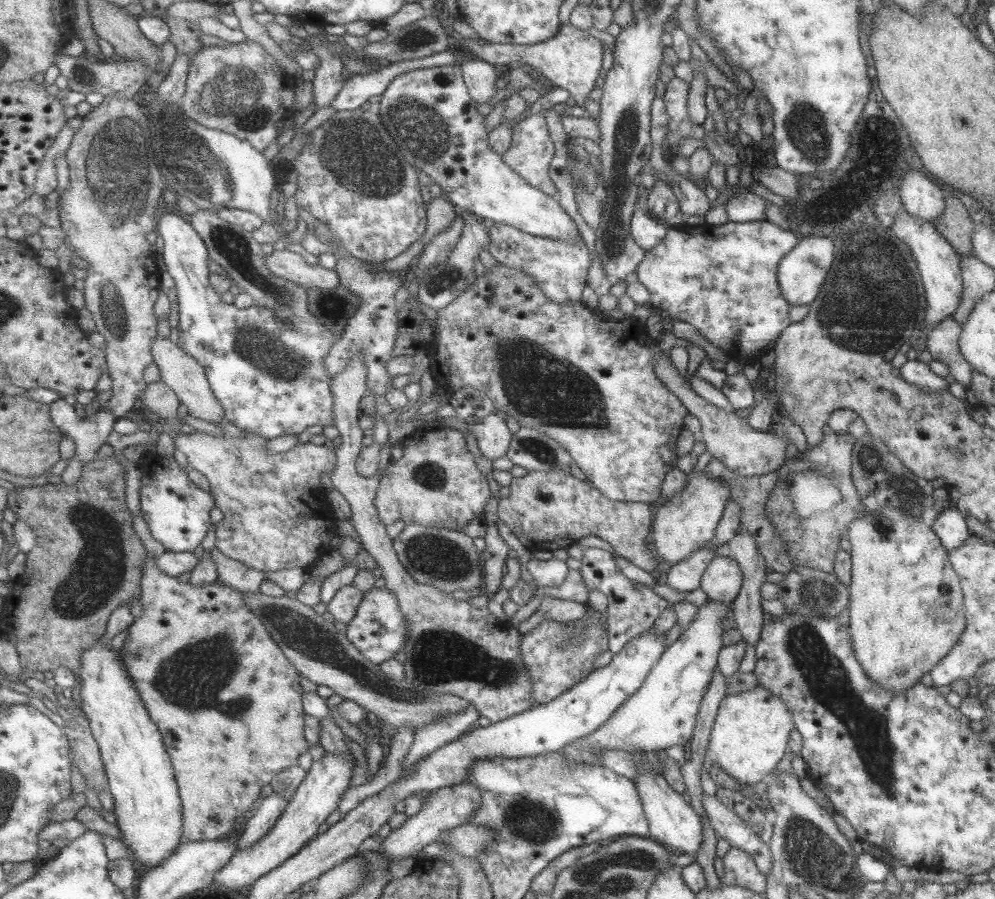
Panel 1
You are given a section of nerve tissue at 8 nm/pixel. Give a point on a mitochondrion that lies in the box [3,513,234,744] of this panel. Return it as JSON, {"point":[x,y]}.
{"point":[99,577]}

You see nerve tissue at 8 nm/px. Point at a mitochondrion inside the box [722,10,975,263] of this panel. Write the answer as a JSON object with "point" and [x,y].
{"point":[806,127]}

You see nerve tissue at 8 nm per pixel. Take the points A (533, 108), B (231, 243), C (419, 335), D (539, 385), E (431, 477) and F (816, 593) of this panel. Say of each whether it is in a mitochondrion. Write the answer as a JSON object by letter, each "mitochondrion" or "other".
{"A":"other","B":"mitochondrion","C":"other","D":"mitochondrion","E":"mitochondrion","F":"mitochondrion"}

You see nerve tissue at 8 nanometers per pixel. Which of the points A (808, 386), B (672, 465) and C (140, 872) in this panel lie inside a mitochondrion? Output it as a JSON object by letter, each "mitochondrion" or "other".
{"A":"other","B":"other","C":"other"}

